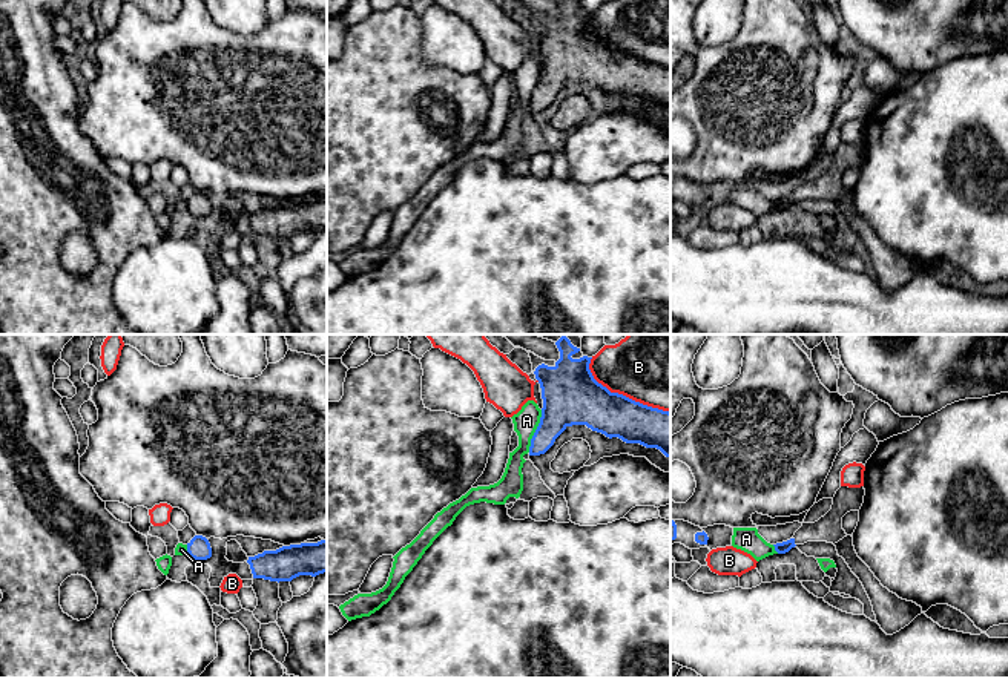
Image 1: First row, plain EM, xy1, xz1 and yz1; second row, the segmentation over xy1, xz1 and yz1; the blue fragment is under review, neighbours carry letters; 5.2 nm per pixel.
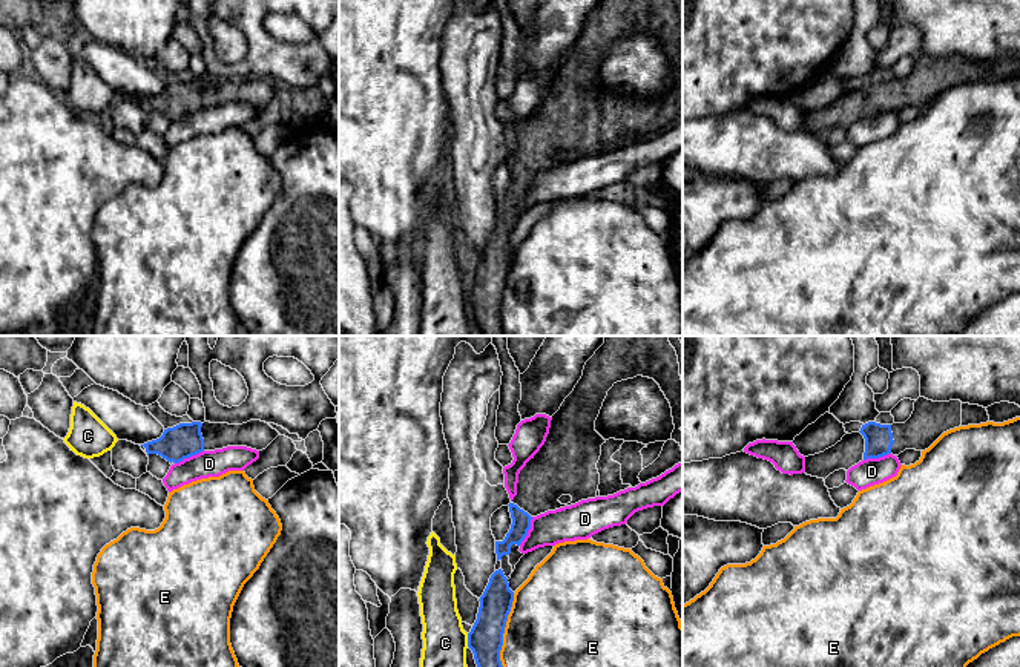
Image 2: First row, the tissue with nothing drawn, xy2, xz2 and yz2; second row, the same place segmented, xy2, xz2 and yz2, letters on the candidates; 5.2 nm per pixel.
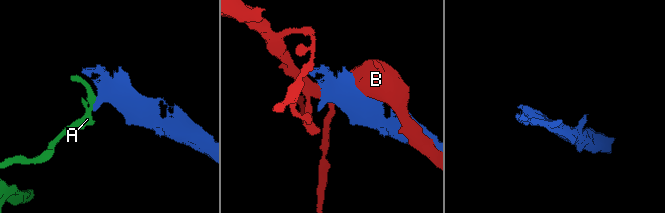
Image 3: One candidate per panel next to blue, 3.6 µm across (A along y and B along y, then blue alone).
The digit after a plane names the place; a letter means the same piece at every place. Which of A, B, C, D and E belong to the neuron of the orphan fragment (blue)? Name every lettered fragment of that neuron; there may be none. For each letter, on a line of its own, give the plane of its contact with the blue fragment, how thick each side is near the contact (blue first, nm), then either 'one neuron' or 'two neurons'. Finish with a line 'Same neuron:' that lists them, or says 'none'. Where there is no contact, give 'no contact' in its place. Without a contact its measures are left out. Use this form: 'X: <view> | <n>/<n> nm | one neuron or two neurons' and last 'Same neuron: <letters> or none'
A: xz1 | 280/130 nm | two neurons
B: xz1 | 280/340 nm | two neurons
C: xz2 | 180/260 nm | two neurons
D: xy2 | 180/140 nm | two neurons
E: xz2 | 180/480 nm | two neurons
Same neuron: none

